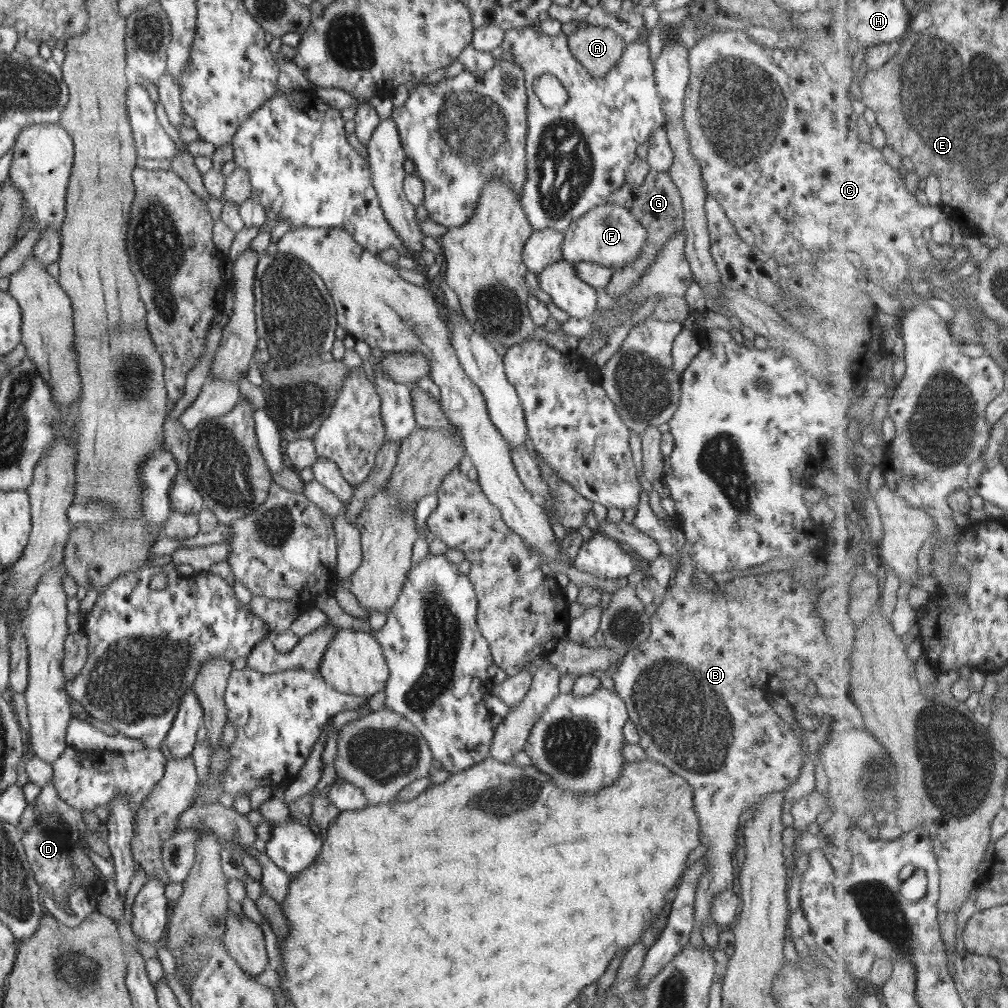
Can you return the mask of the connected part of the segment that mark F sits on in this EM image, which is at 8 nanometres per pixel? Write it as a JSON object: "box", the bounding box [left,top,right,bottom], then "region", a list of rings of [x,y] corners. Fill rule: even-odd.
{"box":[561,202,648,268],"region":[[[607,202],[591,208],[584,216],[570,223],[561,251],[563,258],[571,263],[586,261],[608,268],[623,267],[639,257],[648,232],[645,223],[638,221],[626,207]]]}

